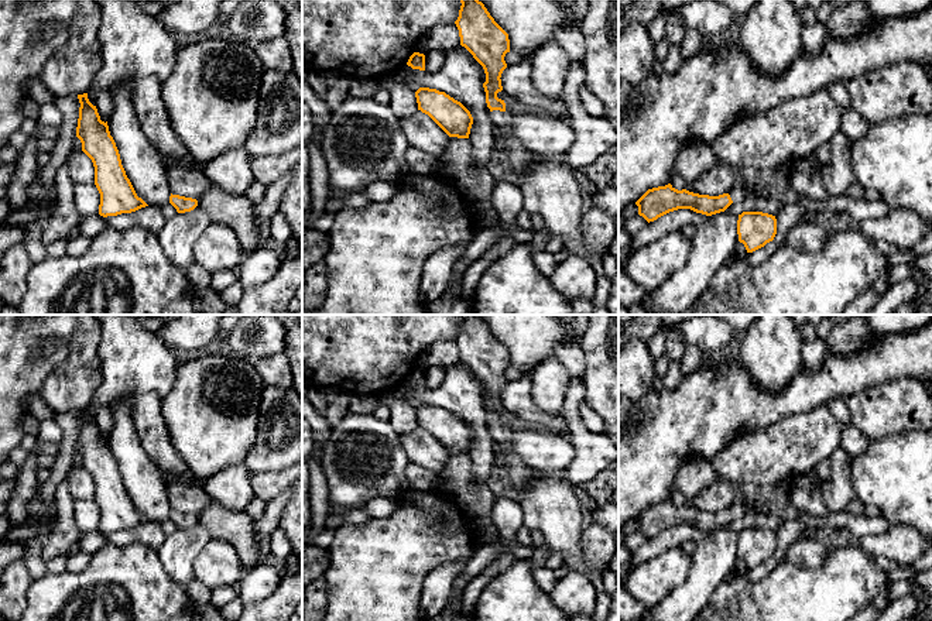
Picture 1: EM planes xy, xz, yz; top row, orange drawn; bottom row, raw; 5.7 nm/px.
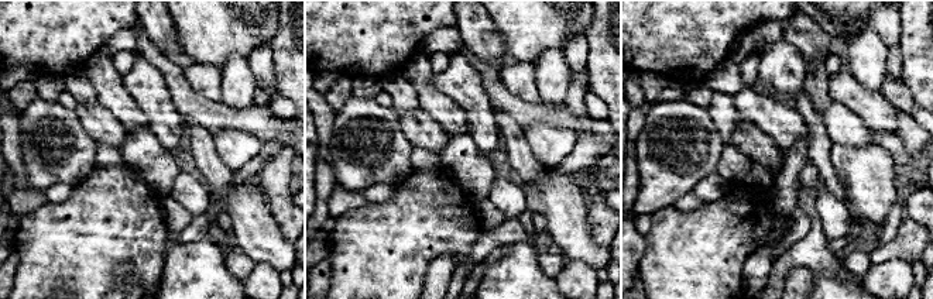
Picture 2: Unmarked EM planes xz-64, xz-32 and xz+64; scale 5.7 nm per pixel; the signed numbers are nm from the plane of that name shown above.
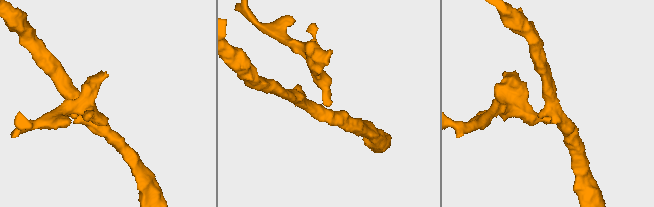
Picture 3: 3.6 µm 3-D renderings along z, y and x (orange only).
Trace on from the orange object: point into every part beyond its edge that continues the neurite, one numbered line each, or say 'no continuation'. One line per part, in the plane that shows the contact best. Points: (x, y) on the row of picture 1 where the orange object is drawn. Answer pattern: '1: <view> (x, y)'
1: xz (520, 160)

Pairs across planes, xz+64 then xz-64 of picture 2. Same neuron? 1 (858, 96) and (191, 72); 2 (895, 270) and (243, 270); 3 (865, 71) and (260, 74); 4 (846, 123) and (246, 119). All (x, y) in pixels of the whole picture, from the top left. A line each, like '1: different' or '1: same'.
1: same
2: different
3: different
4: different

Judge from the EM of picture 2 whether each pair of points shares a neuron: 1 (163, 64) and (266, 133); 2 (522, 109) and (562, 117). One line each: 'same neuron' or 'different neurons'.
1: same neuron
2: same neuron

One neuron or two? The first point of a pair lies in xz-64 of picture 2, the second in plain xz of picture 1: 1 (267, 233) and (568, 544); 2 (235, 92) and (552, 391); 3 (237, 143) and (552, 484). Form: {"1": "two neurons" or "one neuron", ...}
{"1": "one neuron", "2": "one neuron", "3": "two neurons"}

